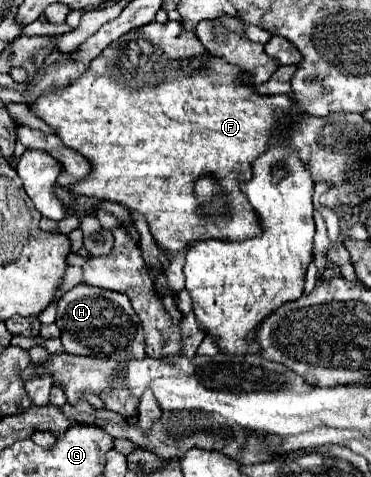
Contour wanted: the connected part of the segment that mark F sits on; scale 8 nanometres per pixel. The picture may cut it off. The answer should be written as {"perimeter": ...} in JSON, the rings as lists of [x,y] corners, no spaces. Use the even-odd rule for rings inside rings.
{"perimeter":[[[152,22],[152,24],[146,24],[138,30],[132,30],[124,36],[120,36],[118,40],[114,40],[108,48],[104,48],[100,52],[100,56],[96,56],[90,66],[86,68],[86,72],[76,78],[74,82],[70,82],[68,86],[54,86],[54,88],[48,88],[38,100],[34,100],[30,104],[30,112],[36,114],[40,120],[44,120],[52,130],[54,134],[72,150],[76,150],[78,154],[82,154],[88,162],[90,162],[90,176],[78,180],[72,184],[72,192],[74,194],[80,194],[80,196],[94,196],[94,198],[106,198],[106,200],[114,200],[114,202],[120,202],[122,206],[126,206],[128,210],[138,210],[146,216],[148,220],[148,226],[150,226],[150,233],[155,240],[155,247],[151,247],[150,252],[143,255],[144,260],[149,266],[156,268],[157,270],[165,270],[169,264],[169,258],[167,256],[168,251],[179,251],[180,248],[184,248],[184,244],[190,244],[192,240],[196,238],[224,238],[224,240],[244,240],[244,238],[252,238],[252,236],[258,236],[260,234],[260,224],[256,220],[256,214],[252,212],[248,200],[244,200],[244,196],[240,194],[238,190],[238,182],[240,180],[246,180],[250,174],[250,164],[254,160],[254,156],[260,156],[260,152],[264,152],[266,144],[270,142],[270,132],[272,128],[276,126],[276,120],[274,120],[274,114],[276,112],[286,112],[288,106],[292,104],[292,98],[286,96],[286,94],[278,94],[278,96],[260,96],[252,90],[252,86],[244,84],[238,80],[238,74],[240,74],[240,68],[236,66],[230,66],[228,62],[220,60],[220,58],[214,58],[212,54],[208,54],[204,50],[204,46],[200,44],[200,40],[196,38],[196,34],[192,30],[182,30],[182,24],[180,22],[166,22],[166,24],[158,24],[158,22]],[[202,174],[214,174],[216,178],[222,180],[222,186],[224,190],[228,192],[228,200],[232,204],[232,214],[228,218],[208,218],[208,216],[200,216],[196,212],[196,200],[194,200],[194,194],[192,194],[192,182],[202,176]]]}

